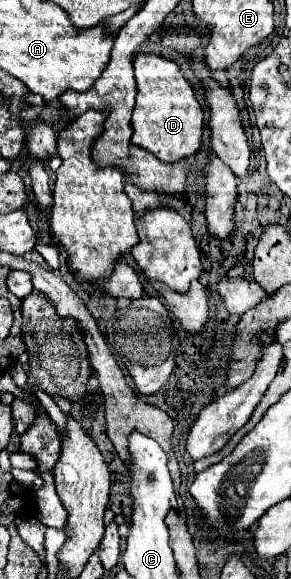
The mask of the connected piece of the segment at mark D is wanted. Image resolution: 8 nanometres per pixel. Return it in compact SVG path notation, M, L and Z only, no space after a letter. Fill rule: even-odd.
M140 52L134 58L134 76L136 76L136 106L132 112L132 144L138 148L144 148L148 152L152 152L158 160L162 162L178 162L186 156L192 156L198 152L200 148L200 140L202 140L202 130L204 130L204 110L198 104L192 86L184 80L178 64L174 64L172 60L166 60L162 56L156 54L144 54Z

